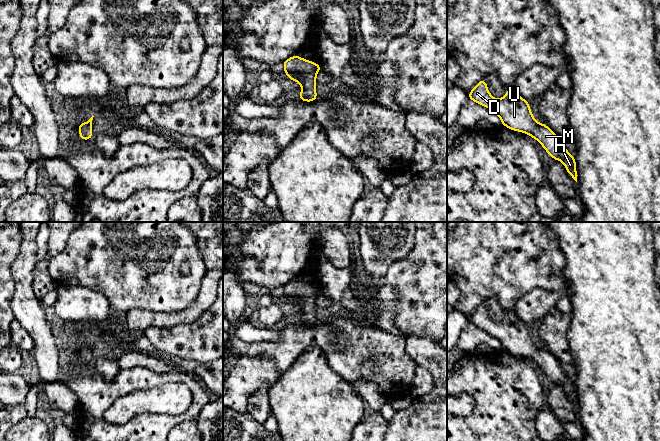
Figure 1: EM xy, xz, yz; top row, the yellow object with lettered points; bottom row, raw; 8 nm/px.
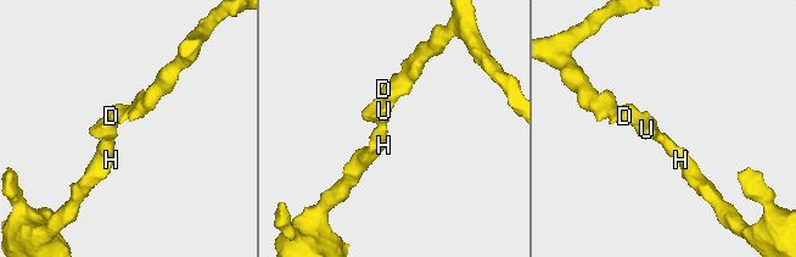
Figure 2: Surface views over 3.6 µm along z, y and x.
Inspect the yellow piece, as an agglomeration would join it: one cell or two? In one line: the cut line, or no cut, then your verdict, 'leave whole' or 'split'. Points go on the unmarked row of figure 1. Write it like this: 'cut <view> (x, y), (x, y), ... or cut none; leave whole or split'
cut none; leave whole

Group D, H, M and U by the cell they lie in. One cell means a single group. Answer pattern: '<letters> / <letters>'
D H M U

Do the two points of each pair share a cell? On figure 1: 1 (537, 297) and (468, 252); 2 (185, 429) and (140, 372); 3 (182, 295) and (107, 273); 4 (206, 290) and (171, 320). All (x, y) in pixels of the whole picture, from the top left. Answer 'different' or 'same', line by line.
1: different
2: different
3: same
4: same

